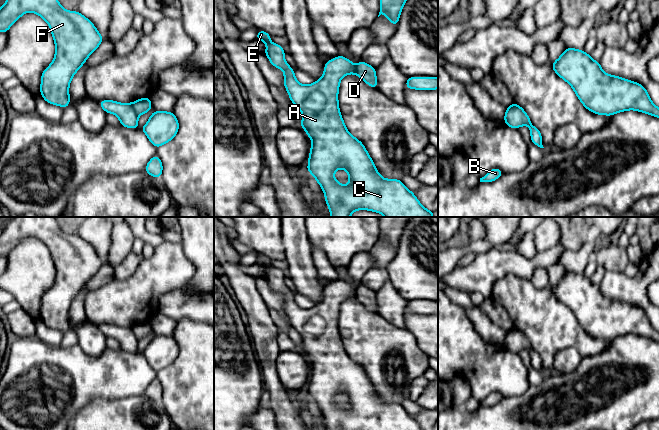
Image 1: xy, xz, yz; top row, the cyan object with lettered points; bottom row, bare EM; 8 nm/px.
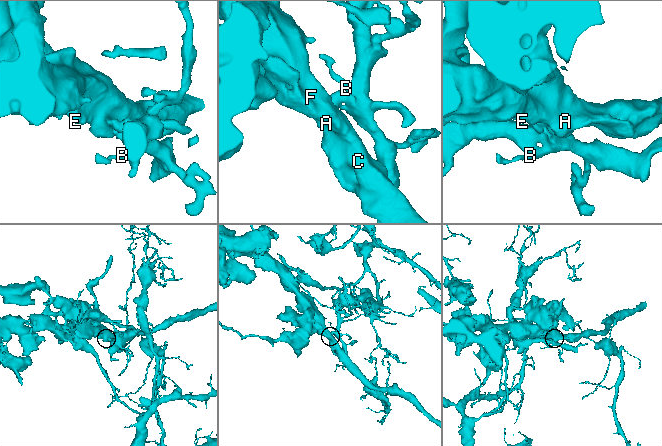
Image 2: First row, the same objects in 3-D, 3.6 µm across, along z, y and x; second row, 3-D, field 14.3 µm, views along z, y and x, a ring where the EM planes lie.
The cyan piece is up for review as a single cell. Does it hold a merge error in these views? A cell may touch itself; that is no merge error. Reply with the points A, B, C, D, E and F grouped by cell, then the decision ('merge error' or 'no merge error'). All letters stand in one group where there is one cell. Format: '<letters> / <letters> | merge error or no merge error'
A C E F / B D | merge error

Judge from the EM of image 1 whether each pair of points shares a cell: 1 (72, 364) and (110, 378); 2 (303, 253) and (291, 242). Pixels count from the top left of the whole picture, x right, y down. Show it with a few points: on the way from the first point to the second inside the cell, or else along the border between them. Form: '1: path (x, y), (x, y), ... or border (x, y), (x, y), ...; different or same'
1: path (81, 373), (85, 377), (101, 377); same
2: path (300, 250), (294, 244); same

